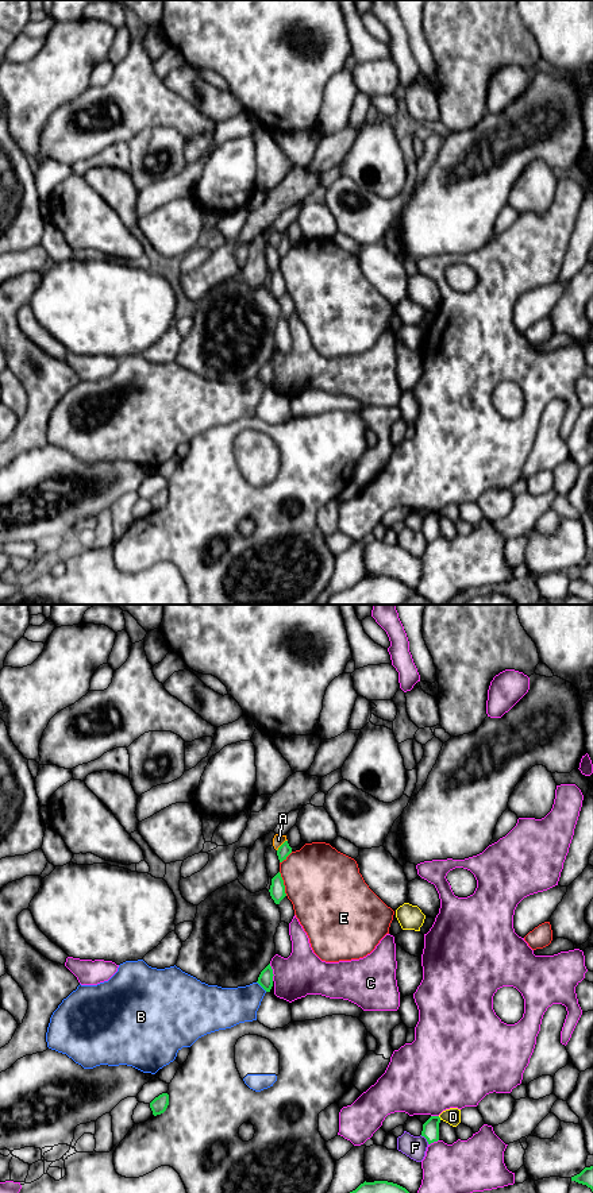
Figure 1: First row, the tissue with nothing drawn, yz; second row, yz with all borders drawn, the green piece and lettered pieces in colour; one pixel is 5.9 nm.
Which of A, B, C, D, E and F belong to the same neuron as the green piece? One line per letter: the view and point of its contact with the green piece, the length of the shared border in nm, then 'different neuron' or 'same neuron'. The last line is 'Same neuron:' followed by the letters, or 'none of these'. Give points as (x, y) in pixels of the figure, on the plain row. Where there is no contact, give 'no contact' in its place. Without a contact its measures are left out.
A: contact yz (281, 240); length 90 nm; different neuron
B: contact yz (262, 382); length 90 nm; different neuron
C: contact yz (272, 367); length 110 nm; different neuron
D: contact yz (439, 513); length 30 nm; different neuron
E: contact yz (282, 280); length 150 nm; different neuron
F: contact yz (426, 533); length 80 nm; different neuron
Same neuron: none of these

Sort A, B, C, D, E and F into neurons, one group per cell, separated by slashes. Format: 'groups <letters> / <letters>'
groups A / B / C / D / E / F

